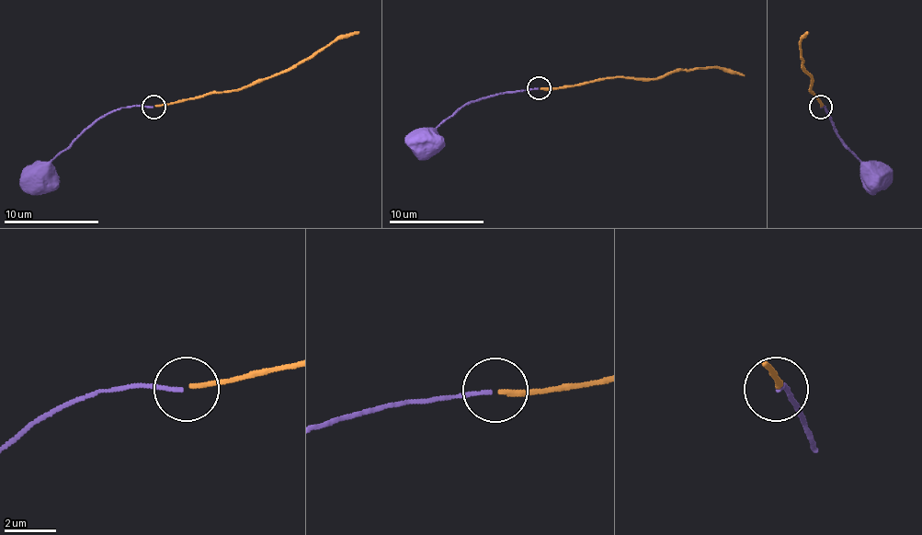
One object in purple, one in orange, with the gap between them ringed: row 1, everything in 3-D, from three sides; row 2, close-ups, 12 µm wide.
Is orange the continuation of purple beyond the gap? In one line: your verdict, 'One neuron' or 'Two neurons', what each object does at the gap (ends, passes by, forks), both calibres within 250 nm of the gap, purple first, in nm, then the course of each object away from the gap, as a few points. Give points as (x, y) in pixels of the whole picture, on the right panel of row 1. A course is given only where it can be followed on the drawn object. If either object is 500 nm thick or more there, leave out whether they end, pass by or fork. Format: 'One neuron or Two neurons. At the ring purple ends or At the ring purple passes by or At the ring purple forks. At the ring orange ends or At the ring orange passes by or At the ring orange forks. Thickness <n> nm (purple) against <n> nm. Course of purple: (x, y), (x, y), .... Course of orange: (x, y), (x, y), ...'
Two neurons. At the ring purple ends. At the ring orange ends. Thickness 140 nm (purple) against 200 nm. Course of purple: (821, 107), (849, 149), (881, 176), (878, 176). Course of orange: (821, 107), (809, 90), (812, 78), (802, 66), (800, 50), (807, 31)

